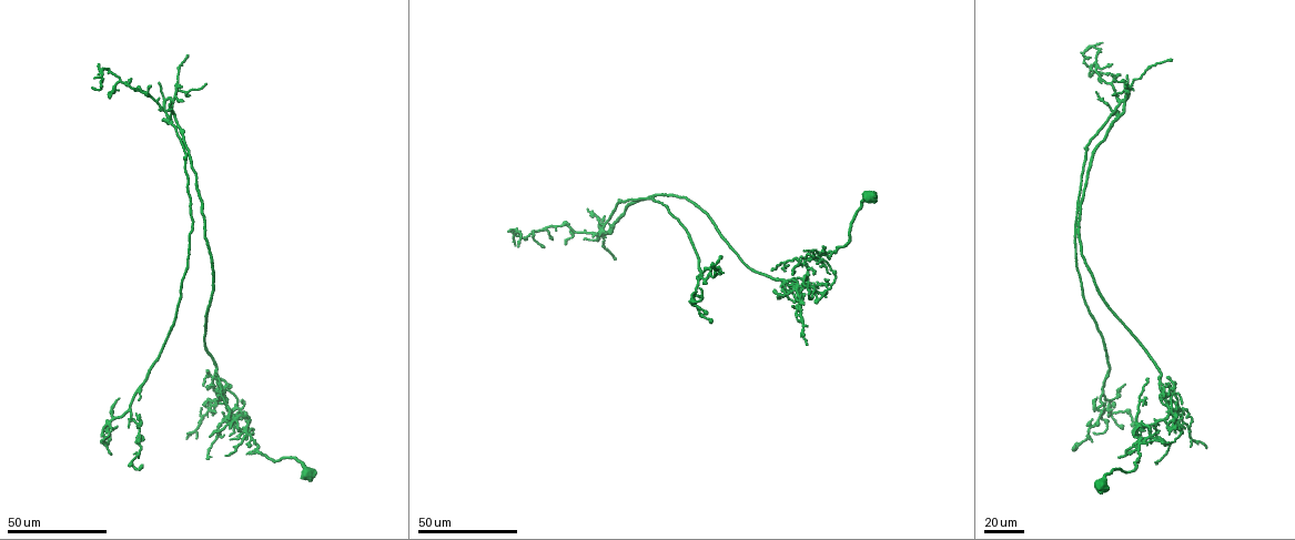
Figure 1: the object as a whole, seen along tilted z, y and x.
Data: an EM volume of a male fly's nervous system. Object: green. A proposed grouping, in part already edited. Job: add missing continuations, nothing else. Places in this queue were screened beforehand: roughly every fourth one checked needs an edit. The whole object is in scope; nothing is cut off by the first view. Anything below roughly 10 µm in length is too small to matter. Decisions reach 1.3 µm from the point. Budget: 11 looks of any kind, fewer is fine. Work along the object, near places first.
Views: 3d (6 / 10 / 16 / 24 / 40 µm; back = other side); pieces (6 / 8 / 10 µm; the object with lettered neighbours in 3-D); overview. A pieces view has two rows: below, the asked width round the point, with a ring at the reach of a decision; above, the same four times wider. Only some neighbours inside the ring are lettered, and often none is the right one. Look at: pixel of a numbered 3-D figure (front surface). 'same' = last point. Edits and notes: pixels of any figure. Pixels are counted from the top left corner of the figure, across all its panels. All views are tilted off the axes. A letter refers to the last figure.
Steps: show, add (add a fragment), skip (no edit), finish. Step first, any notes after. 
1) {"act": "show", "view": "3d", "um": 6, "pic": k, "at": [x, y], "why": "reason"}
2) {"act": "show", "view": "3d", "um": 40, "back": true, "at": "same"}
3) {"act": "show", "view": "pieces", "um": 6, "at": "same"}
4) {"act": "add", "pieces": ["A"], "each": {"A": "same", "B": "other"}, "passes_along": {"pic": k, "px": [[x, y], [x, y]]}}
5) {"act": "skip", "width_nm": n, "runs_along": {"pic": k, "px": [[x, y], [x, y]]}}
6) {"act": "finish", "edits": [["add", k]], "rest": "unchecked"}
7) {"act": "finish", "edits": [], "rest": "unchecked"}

{"act": "show", "view": "3d", "um": 24, "pic": 1, "at": [99, 63], "why": "branch stops here"}

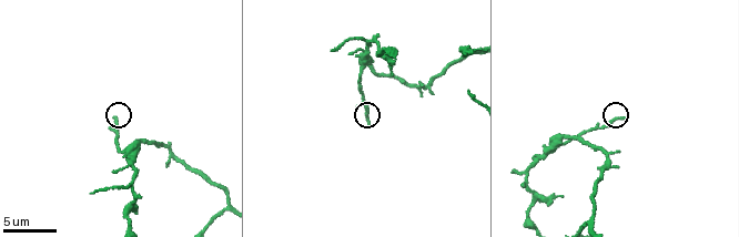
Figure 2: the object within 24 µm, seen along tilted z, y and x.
{"act": "show", "view": "pieces", "um": 6, "pic": 2, "at": [369, 124]}

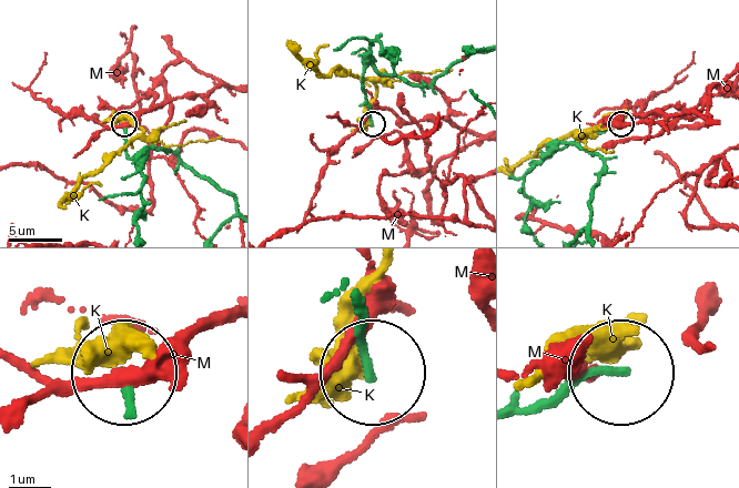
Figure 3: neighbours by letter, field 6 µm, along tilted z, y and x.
{"act": "skip", "each": {"K": "other", "M": "other"}, "runs_along": {"pic": 3, "px": [[355, 315], [367, 368]]}, "found": "no lettered fragment goes on from it"}

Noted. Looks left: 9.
{"act": "show", "view": "3d", "um": 40, "pic": 1, "at": [585, 238]}

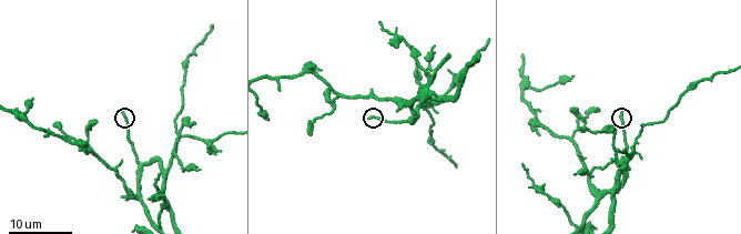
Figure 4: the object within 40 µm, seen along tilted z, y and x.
{"act": "show", "view": "pieces", "um": 8, "pic": 4, "at": [122, 112]}

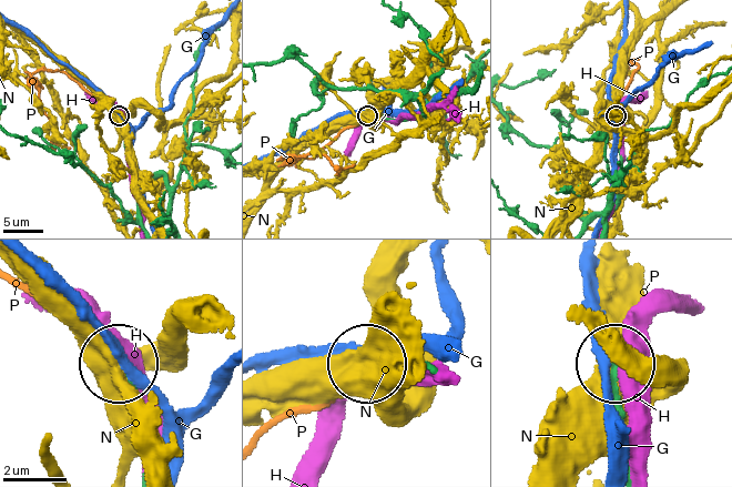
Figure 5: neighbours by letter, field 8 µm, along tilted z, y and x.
{"act": "add", "pieces": ["P"], "each": {"G": "other", "H": "other", "N": "other", "P": "same"}, "found": "the neuron continues"}

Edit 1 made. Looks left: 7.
{"act": "show", "view": "3d", "um": 40, "pic": 1, "at": [613, 259], "why": "free end"}

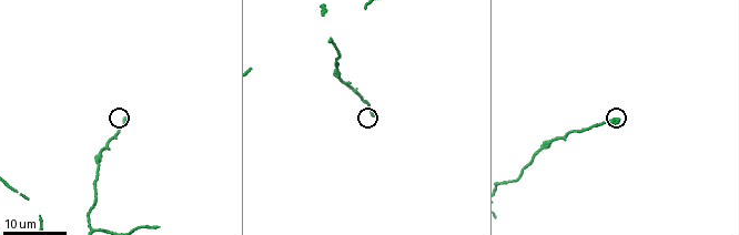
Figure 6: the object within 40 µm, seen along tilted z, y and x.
{"act": "show", "view": "pieces", "um": 6, "pic": 6, "at": [376, 115]}

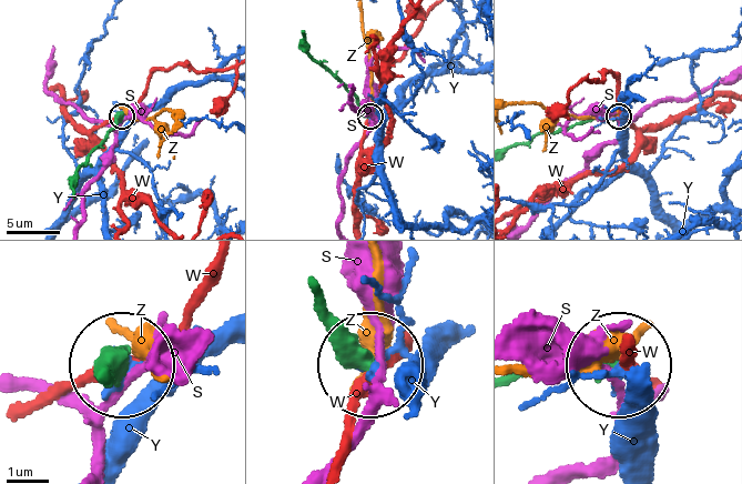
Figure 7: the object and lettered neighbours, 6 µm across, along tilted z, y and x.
{"act": "skip", "each": {"S": "other", "W": "other", "Y": "other", "Z": "other"}, "runs_along": {"pic": 7, "px": [[314, 298], [366, 362]]}, "found": "none of them fits"}

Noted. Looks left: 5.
{"act": "show", "view": "pieces", "um": 8, "pic": 2, "at": [330, 49], "why": "an open end"}

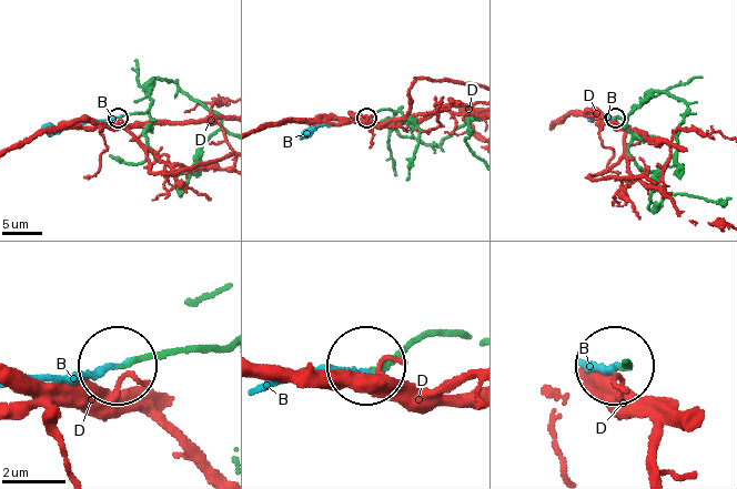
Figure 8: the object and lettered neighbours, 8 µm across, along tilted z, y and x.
{"act": "add", "pieces": ["B"], "each": {"B": "same", "D": "other"}, "passes_along": {"pic": 8, "px": [[215, 346], [103, 365], [86, 376], [11, 380]]}, "found": "it goes on there"}

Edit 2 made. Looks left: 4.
{"act": "show", "view": "3d", "um": 40, "pic": 1, "at": [205, 83], "why": "an open end"}

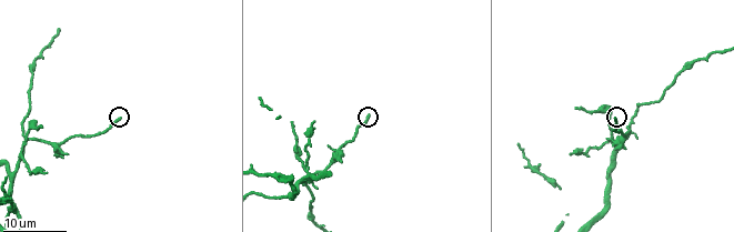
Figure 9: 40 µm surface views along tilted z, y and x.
{"act": "show", "view": "pieces", "um": 6, "pic": 9, "at": [370, 116]}

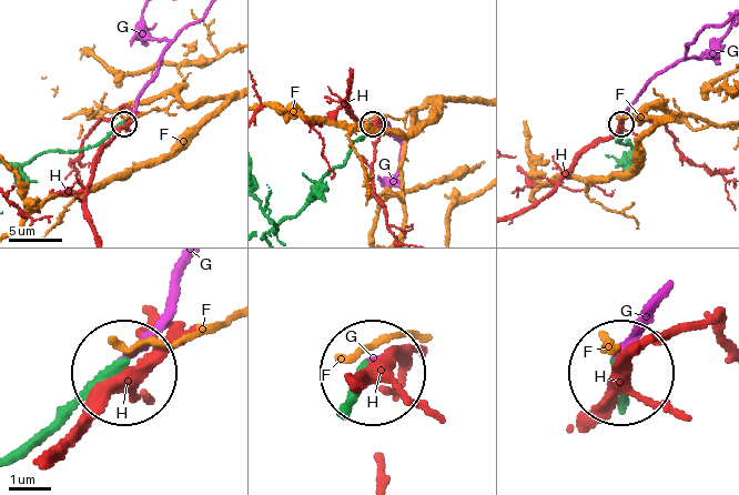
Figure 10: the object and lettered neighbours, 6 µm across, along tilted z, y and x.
{"act": "add", "pieces": ["G"], "each": {"F": "other", "G": "same", "H": "other"}, "passes_along": {"pic": 10, "px": [[619, 140], [646, 84], [684, 59], [701, 31], [725, 21]]}, "found": "the neuron continues"}

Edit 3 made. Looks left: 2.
{"act": "finish", "edits": [["add", 5], ["add", 8], ["add", 10]], "rest": "unchecked"}

